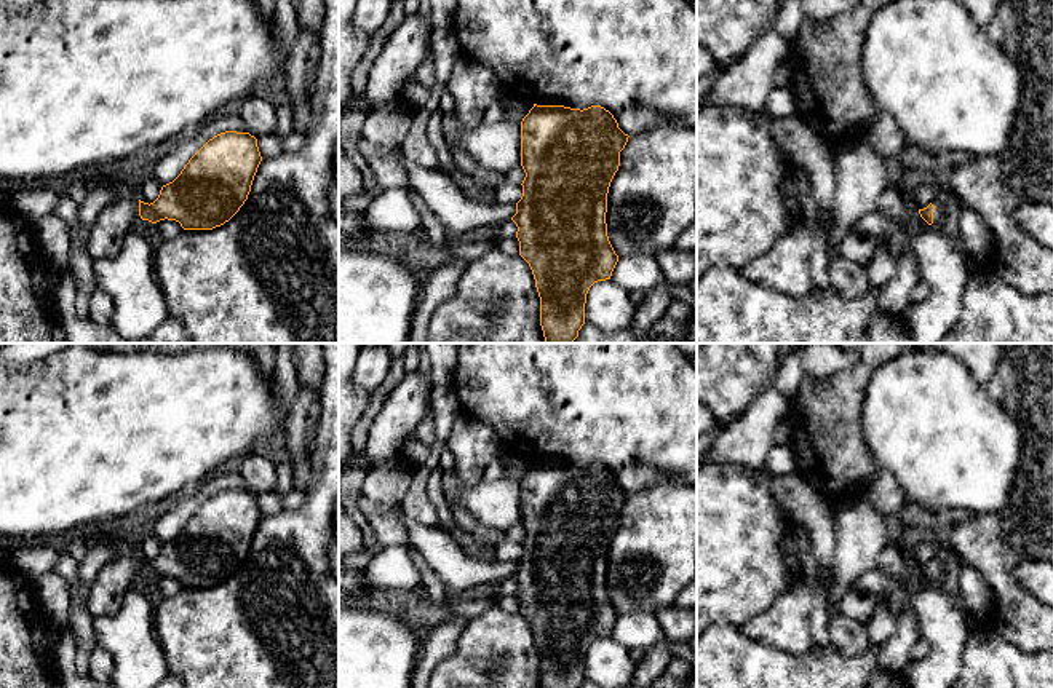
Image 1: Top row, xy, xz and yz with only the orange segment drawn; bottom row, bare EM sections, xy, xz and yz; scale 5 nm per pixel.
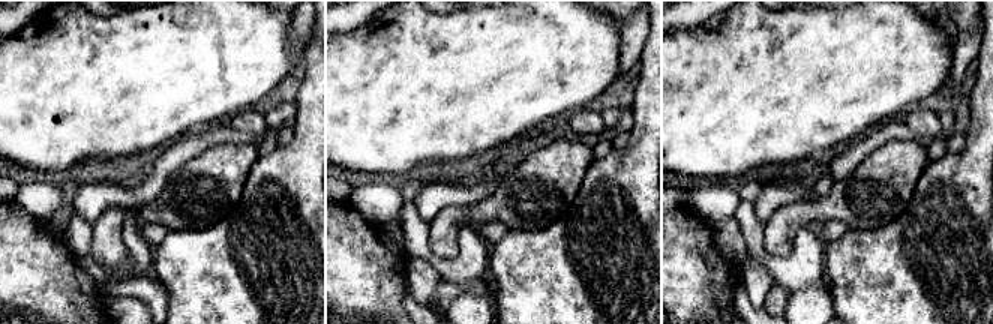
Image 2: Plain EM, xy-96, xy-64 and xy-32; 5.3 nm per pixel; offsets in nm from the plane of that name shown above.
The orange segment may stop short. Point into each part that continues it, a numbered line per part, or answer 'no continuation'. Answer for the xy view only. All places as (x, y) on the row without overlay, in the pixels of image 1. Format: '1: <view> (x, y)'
1: xy (112, 581)

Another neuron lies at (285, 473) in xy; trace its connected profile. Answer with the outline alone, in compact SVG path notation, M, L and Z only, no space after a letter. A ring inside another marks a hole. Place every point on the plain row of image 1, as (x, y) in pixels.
M280 461L275 465L278 474L278 484L275 492L284 496L294 487L294 473L289 461Z

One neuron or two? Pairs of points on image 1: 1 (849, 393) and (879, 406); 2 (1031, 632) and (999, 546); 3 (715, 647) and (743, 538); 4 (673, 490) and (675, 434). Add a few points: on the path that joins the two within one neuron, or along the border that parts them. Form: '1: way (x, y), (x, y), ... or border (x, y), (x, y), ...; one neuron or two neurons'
1: border (881, 366), (865, 391), (865, 438); two neurons
2: way (1018, 612), (999, 575), (999, 567); one neuron
3: border (737, 623), (716, 621), (713, 624); two neurons
4: border (679, 478), (659, 478), (638, 492); two neurons

